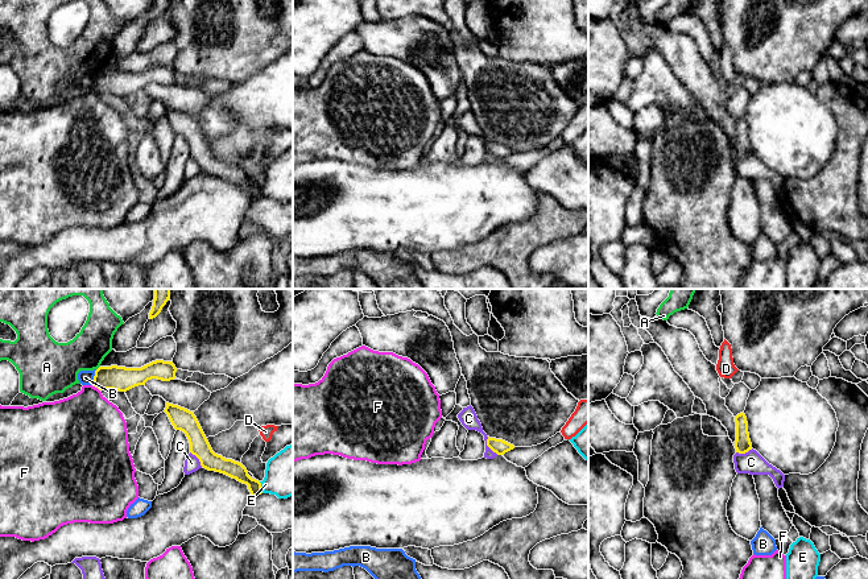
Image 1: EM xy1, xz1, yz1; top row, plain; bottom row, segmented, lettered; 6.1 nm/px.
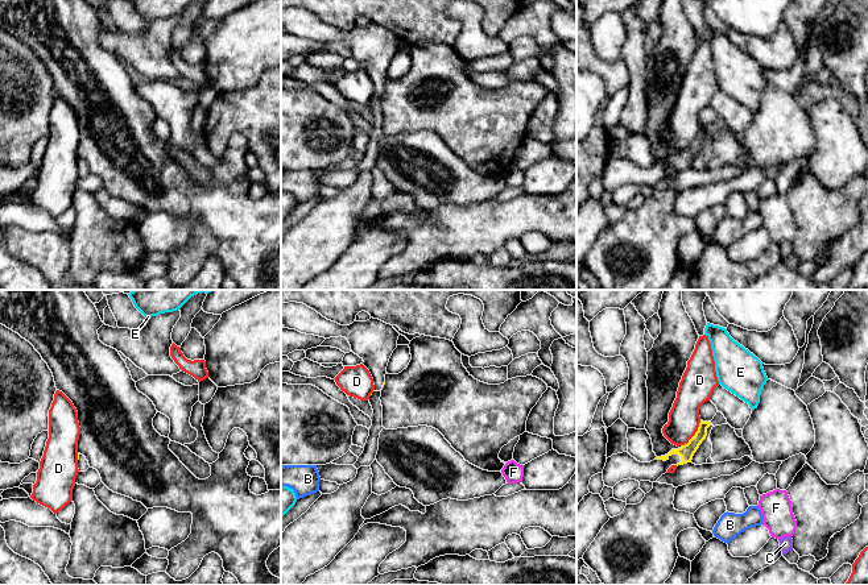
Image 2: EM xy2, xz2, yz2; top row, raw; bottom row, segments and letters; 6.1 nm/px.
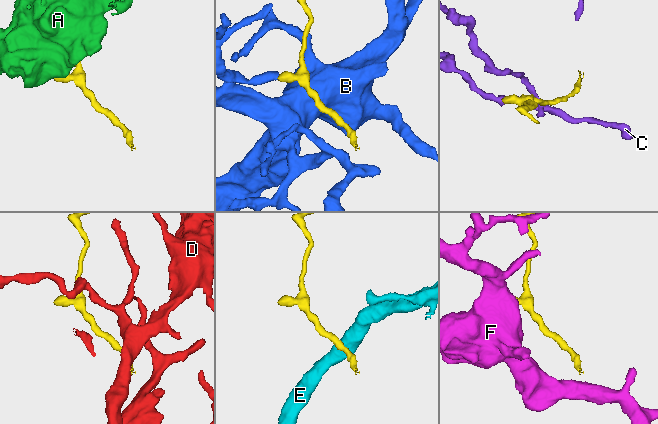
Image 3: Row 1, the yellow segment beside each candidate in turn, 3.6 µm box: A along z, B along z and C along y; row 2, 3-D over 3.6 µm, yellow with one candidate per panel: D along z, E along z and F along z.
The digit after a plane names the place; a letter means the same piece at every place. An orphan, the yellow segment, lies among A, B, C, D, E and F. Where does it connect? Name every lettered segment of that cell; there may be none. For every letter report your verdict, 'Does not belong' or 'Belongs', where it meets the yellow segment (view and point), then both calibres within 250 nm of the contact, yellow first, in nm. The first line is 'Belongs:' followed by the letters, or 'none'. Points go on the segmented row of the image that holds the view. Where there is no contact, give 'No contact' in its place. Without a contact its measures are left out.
Belongs: none
A: Does not belong. Touches yellow at xy1 (98, 368). Thickness 150 nm (yellow) against 280 nm
B: Does not belong. Touches yellow at xy1 (94, 376). Thickness 150 nm (yellow) against 90 nm
C: Does not belong. Touches yellow at xz1 (488, 446). Thickness 90 nm (yellow) against 110 nm
D: Does not belong. Touches yellow at yz2 (695, 434). Thickness 90 nm (yellow) against 190 nm
E: Does not belong. Touches yellow at xy1 (260, 487). Thickness 110 nm (yellow) against 280 nm
F: Does not belong. Touches yellow at xy1 (98, 388). Thickness 150 nm (yellow) against 420 nm

